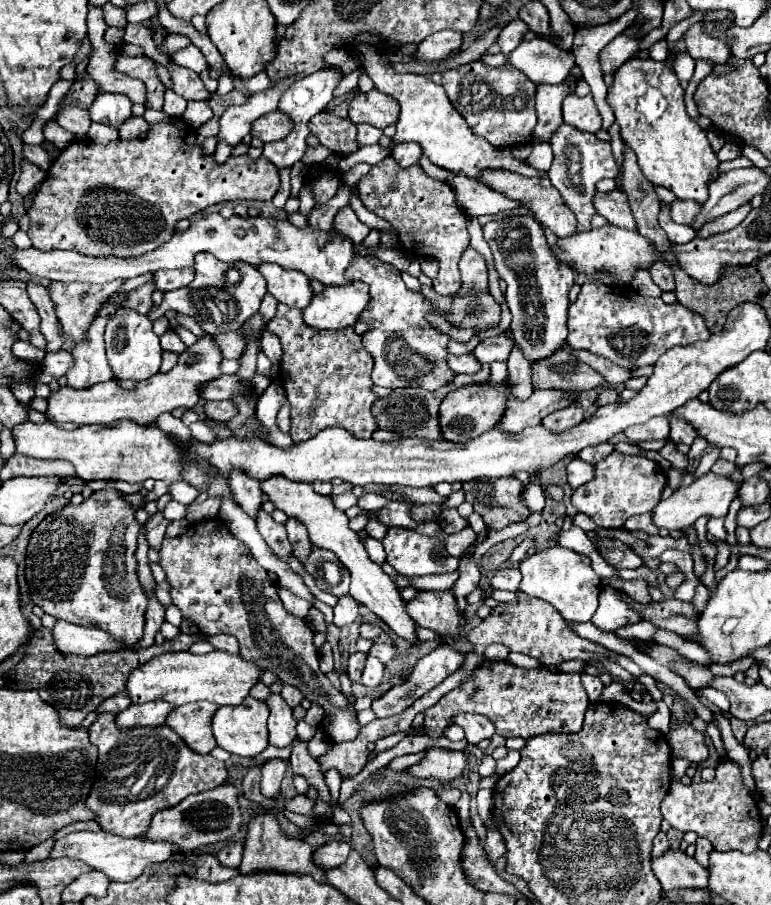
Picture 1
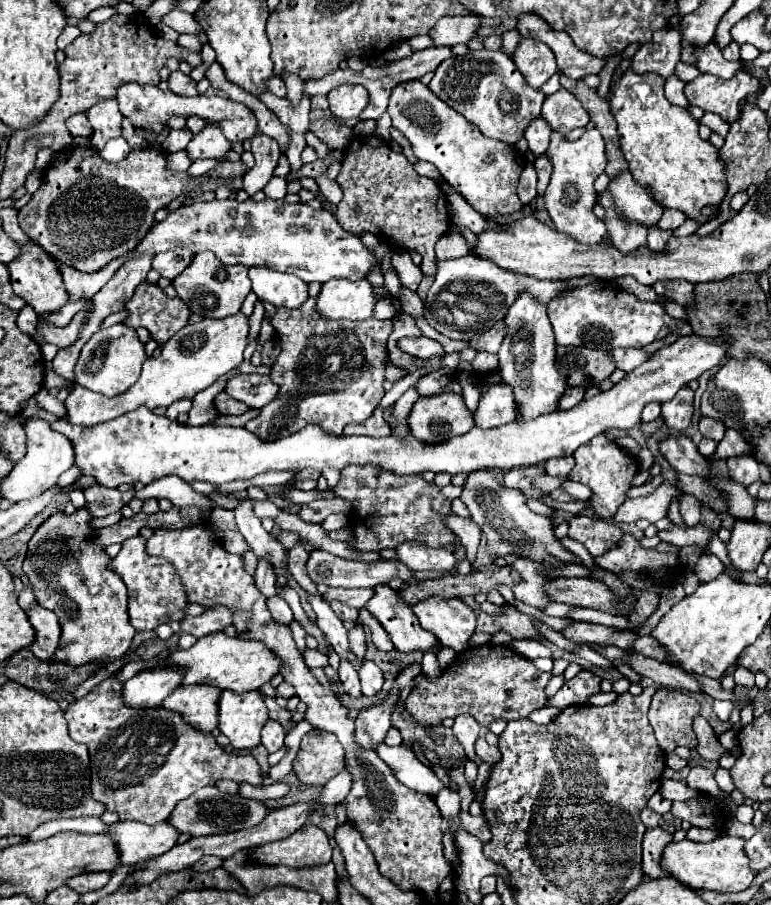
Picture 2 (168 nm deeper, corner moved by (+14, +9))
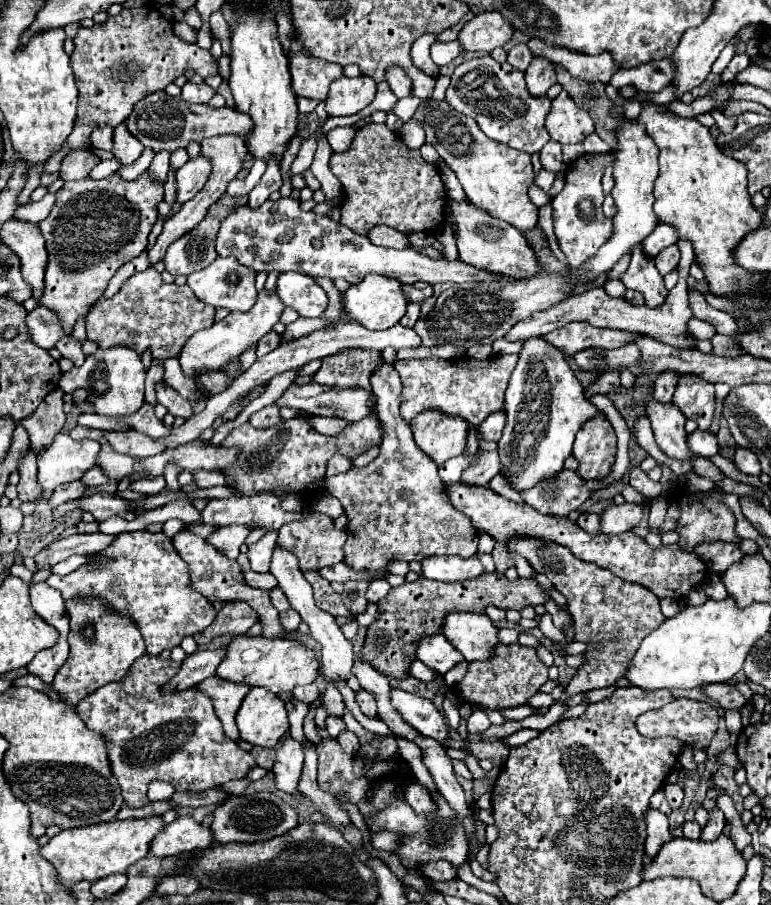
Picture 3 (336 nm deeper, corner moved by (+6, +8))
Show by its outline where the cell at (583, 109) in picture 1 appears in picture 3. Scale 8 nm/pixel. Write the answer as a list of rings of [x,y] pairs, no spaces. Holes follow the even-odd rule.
[[[562,90],[552,100],[552,110],[546,118],[546,130],[550,132],[550,138],[560,144],[576,144],[594,132],[594,120],[590,120],[590,114],[578,108],[576,102],[570,100],[570,94]]]

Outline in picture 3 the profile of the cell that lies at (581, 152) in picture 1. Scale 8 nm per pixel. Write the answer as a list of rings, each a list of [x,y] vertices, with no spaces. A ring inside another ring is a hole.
[[[604,152],[604,154],[582,154],[578,160],[574,160],[568,166],[566,180],[562,192],[552,198],[552,216],[554,216],[554,234],[558,240],[560,250],[564,252],[568,264],[572,268],[582,266],[582,262],[612,236],[612,220],[602,214],[602,202],[604,202],[604,192],[602,192],[602,174],[608,166],[614,164],[614,154]]]

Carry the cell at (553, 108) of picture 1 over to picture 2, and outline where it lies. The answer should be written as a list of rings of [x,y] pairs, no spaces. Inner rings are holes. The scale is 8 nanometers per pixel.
[[[542,117],[534,119],[534,123],[530,123],[530,127],[526,129],[526,141],[530,145],[530,151],[536,155],[536,157],[542,157],[550,145],[550,127],[546,127],[546,121]]]

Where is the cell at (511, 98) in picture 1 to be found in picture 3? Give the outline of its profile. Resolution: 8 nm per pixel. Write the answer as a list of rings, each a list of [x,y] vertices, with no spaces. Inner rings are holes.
[[[490,54],[482,58],[464,60],[456,66],[450,76],[450,86],[446,90],[446,102],[460,114],[470,116],[478,122],[480,130],[496,140],[504,142],[510,148],[534,154],[550,140],[546,132],[546,116],[550,112],[548,96],[530,96],[524,72],[510,66],[508,62],[496,62]]]

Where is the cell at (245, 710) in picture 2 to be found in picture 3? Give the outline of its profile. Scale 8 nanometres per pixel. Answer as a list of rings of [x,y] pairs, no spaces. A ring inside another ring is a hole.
[[[252,688],[236,714],[240,738],[252,746],[270,748],[288,732],[288,712],[284,702],[262,688]]]

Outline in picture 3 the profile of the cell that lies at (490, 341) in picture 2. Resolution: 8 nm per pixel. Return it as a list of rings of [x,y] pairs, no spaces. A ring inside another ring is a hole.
[[[678,240],[676,242],[680,252],[682,252],[682,258],[680,258],[680,280],[678,284],[670,290],[670,294],[666,296],[666,304],[662,304],[662,308],[650,308],[650,306],[634,306],[630,302],[626,302],[624,298],[612,298],[604,292],[602,286],[598,288],[590,288],[586,290],[584,294],[578,294],[578,296],[572,296],[560,304],[556,304],[554,308],[548,308],[544,312],[534,312],[534,316],[514,324],[514,328],[510,328],[510,332],[504,336],[506,340],[510,342],[516,342],[516,340],[526,340],[530,336],[542,336],[542,334],[548,334],[556,328],[562,328],[564,324],[570,324],[570,322],[576,322],[576,320],[586,320],[590,322],[592,326],[598,326],[598,328],[624,328],[624,330],[630,330],[630,332],[640,332],[640,334],[646,334],[646,336],[652,336],[660,342],[666,342],[670,346],[676,346],[676,348],[694,348],[692,340],[688,340],[688,330],[686,330],[686,322],[690,320],[692,312],[688,308],[688,284],[686,284],[686,276],[688,276],[688,268],[694,260],[694,248],[692,248],[692,242],[690,240]]]

